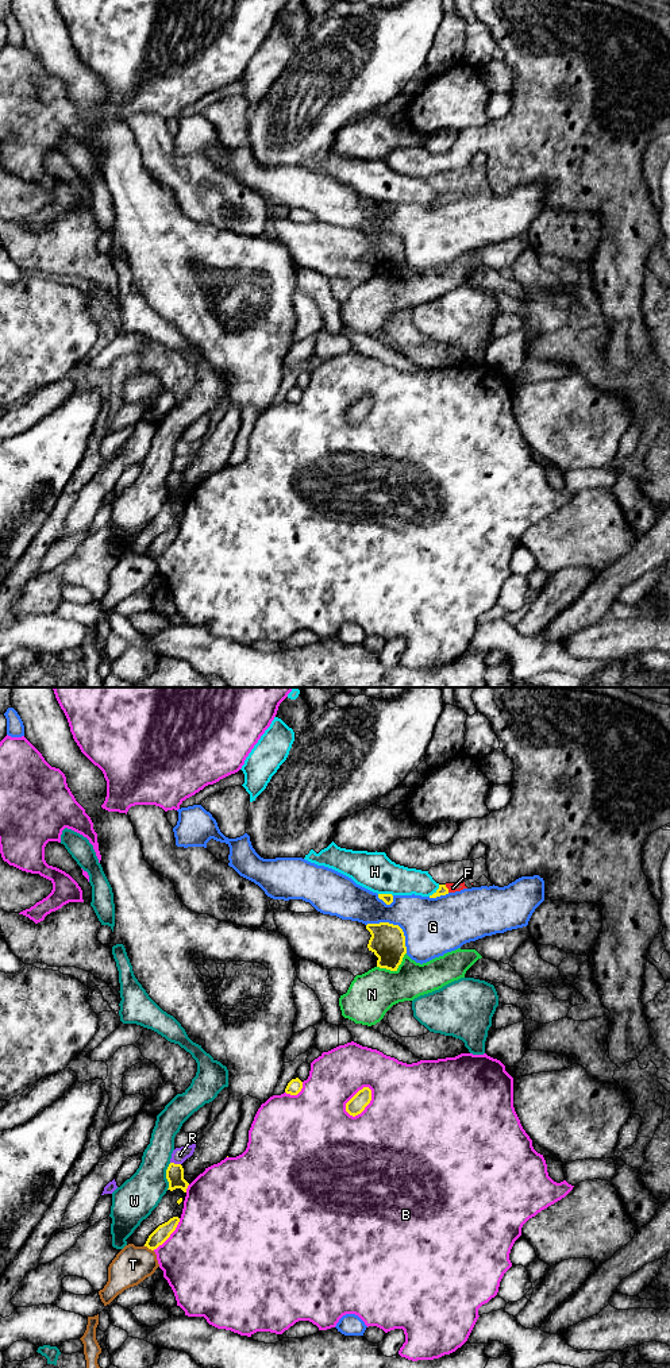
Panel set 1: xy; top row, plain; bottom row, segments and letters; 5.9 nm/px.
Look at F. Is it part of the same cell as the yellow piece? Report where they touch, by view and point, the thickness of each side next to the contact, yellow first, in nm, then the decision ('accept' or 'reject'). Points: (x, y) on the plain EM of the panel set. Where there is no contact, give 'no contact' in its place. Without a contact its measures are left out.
xy (447, 197) | 60/60 nm | accept

